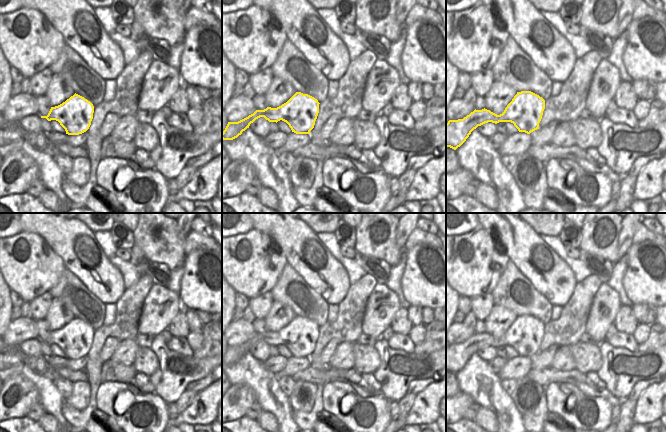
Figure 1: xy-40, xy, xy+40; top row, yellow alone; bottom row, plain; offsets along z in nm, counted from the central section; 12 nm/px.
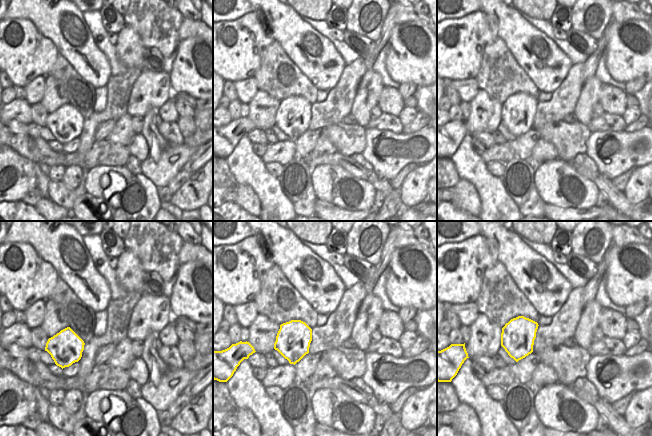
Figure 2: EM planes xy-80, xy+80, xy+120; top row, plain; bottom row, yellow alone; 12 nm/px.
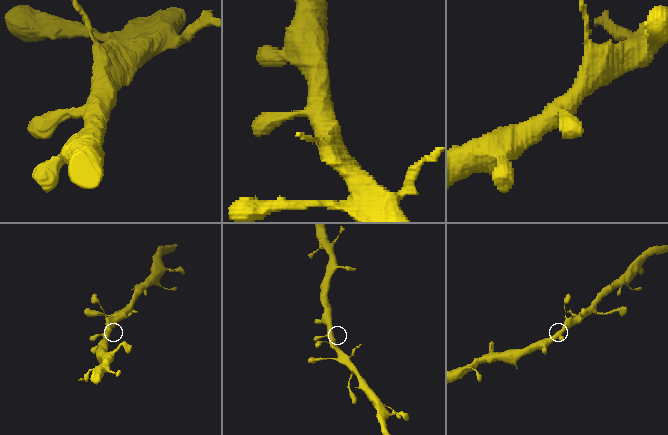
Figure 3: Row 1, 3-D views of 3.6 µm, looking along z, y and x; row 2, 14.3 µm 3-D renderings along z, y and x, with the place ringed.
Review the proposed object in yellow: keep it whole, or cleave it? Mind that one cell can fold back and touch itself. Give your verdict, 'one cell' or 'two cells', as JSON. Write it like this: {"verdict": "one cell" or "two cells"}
{"verdict": "one cell"}

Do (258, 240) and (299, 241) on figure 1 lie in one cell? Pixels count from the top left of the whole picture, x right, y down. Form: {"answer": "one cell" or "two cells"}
{"answer": "two cells"}

